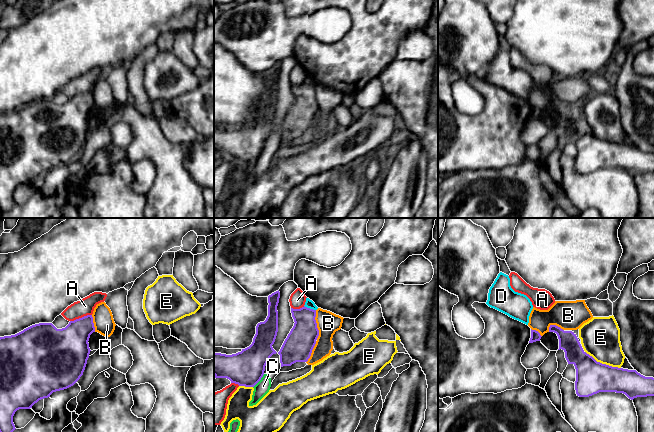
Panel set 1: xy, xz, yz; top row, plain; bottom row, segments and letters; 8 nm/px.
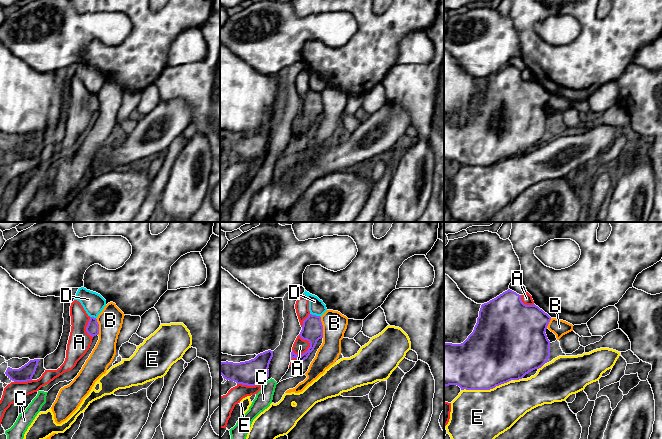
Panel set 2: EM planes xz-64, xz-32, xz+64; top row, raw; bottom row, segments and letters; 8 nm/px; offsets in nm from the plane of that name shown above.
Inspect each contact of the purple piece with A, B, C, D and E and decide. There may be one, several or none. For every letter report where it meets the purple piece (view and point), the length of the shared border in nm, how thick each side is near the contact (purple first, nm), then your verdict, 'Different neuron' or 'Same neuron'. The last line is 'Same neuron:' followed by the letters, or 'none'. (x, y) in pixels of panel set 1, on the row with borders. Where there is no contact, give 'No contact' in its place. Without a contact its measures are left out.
A: Touches purple at xy (80, 318). Shared border 190 nm. Thickness 320 nm (purple) against 140 nm. Different neuron
B: Touches purple at xz (316, 325). Shared border 240 nm. Thickness 240 nm (purple) against 180 nm. Different neuron
C: Touches purple at xz (259, 380). Shared border 140 nm. Thickness 280 nm (purple) against 110 nm. Different neuron
D: Touches purple at xz (309, 308). Shared border 100 nm. Thickness 220 nm (purple) against 70 nm. Different neuron
E: Touches purple at yz (601, 363). Shared border 340 nm. Thickness 260 nm (purple) against 320 nm. Different neuron
Same neuron: none

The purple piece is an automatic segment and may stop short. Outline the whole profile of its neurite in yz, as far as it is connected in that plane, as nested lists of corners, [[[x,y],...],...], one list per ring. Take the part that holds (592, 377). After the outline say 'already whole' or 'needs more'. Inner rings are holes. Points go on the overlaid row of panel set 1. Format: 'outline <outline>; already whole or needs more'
outline [[[550,325],[549,332],[557,334],[559,339],[559,349],[565,352],[565,358],[568,364],[573,364],[576,369],[575,390],[579,397],[589,397],[599,392],[623,393],[629,399],[637,397],[654,396],[654,378],[645,377],[636,370],[628,370],[618,367],[612,367],[597,362],[592,356],[587,354],[576,334],[572,331],[564,331],[556,325]]]; already whole

